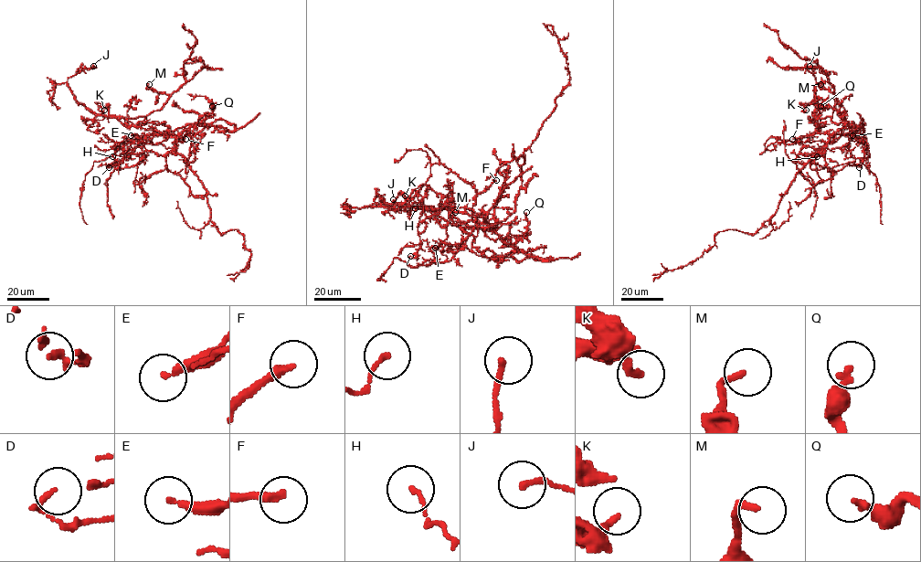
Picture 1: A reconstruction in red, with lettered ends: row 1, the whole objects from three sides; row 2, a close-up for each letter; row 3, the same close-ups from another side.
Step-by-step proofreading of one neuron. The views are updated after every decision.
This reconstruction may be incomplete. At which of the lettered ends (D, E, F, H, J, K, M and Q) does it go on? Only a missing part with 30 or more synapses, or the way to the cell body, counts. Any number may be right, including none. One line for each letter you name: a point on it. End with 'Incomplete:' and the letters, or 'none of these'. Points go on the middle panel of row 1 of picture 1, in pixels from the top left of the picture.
Incomplete: none of these

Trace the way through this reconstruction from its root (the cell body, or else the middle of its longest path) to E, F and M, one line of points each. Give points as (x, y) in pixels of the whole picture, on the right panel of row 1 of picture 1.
E: (820, 153), (824, 151), (822, 155), (819, 149), (833, 140), (852, 135)
F: (820, 153), (824, 152), (829, 133), (814, 133), (792, 139)
M: (820, 153), (824, 152), (830, 135), (816, 131), (817, 121), (831, 116), (835, 109), (835, 96), (820, 84)

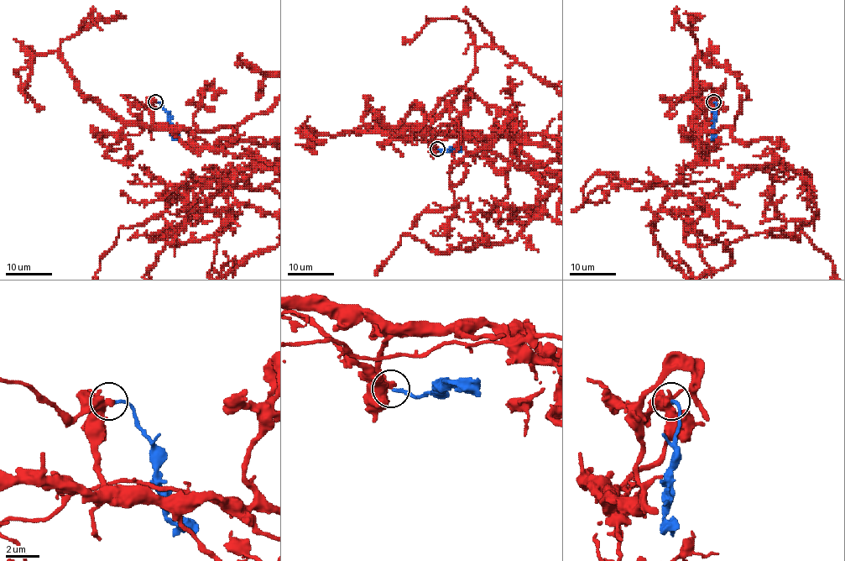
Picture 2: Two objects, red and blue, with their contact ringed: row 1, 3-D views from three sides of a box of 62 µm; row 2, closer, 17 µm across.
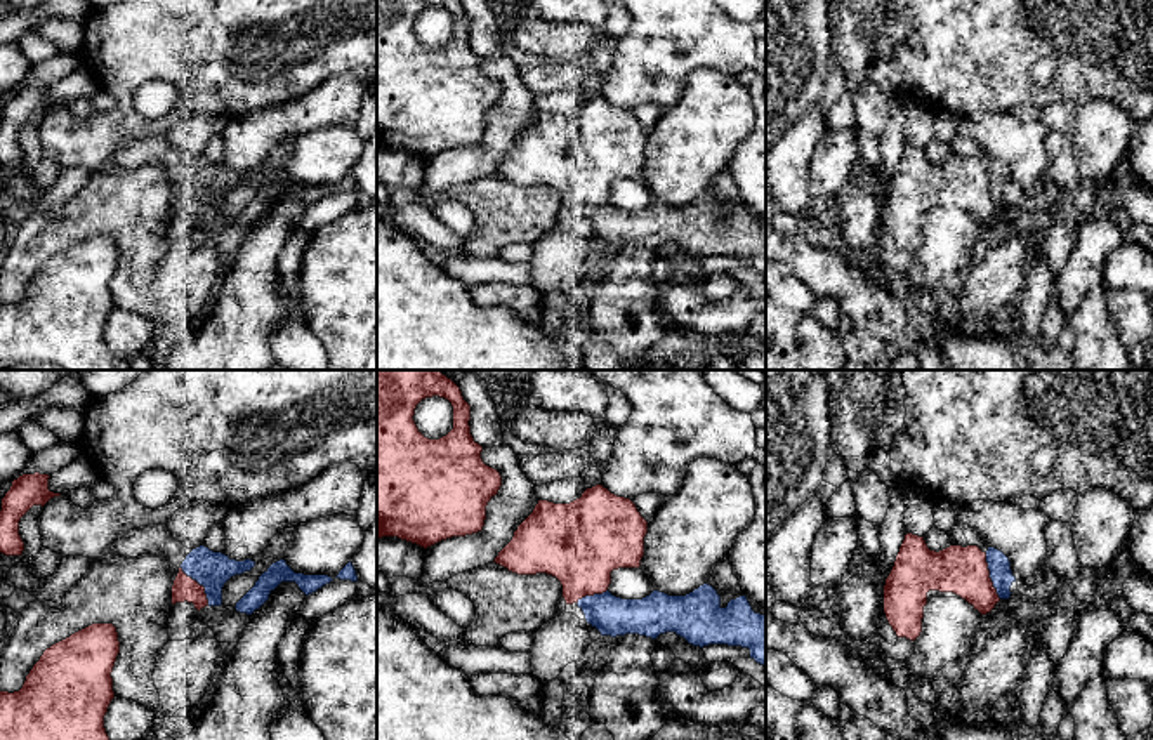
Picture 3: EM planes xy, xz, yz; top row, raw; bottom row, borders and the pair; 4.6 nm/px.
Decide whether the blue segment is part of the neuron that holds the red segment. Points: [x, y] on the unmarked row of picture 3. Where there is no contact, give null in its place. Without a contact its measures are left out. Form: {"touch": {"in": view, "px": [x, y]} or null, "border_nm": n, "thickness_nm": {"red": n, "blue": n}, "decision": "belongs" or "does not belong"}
{"touch": {"in": "yz", "px": [988, 186]}, "border_nm": 220, "thickness_nm": {"red": 220, "blue": 110}, "decision": "does not belong"}

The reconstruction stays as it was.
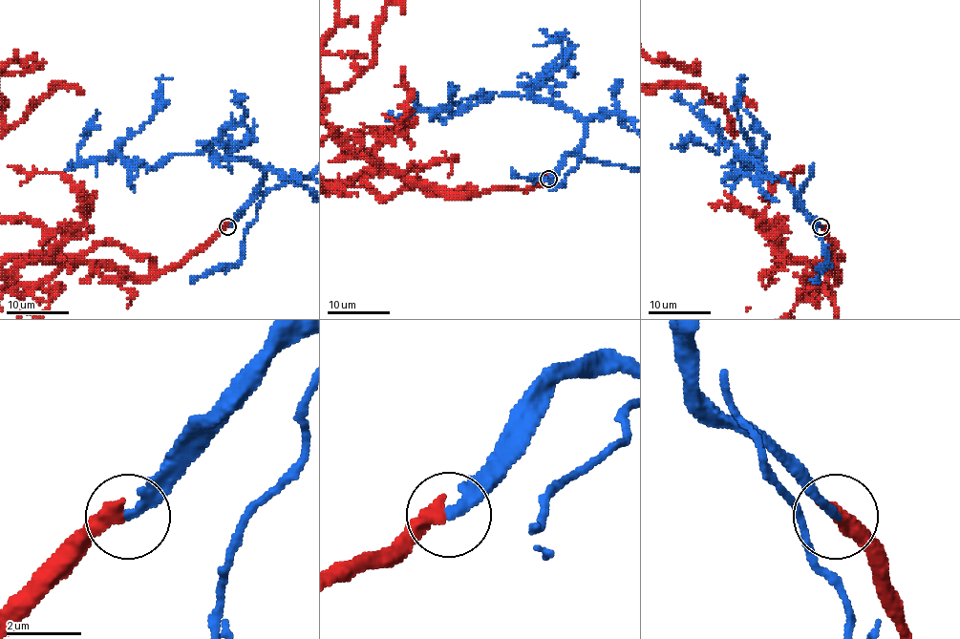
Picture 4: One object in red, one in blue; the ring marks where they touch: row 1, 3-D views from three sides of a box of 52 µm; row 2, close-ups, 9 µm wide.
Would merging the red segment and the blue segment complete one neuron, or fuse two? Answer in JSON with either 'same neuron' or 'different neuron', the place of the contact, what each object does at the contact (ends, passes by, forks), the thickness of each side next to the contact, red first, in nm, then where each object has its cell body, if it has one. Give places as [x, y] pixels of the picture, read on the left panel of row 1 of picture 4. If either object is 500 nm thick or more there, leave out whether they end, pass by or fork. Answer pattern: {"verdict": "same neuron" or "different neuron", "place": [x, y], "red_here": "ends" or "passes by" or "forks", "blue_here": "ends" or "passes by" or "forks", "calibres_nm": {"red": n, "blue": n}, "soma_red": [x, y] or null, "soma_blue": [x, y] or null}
{"verdict": "same neuron", "place": [227, 226], "red_here": "ends", "blue_here": "ends", "calibres_nm": {"red": 440, "blue": 280}, "soma_red": null, "soma_blue": null}

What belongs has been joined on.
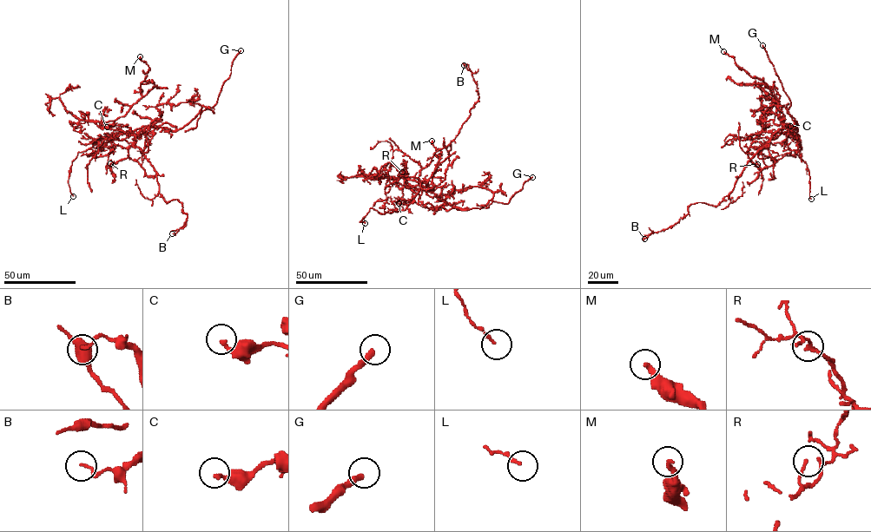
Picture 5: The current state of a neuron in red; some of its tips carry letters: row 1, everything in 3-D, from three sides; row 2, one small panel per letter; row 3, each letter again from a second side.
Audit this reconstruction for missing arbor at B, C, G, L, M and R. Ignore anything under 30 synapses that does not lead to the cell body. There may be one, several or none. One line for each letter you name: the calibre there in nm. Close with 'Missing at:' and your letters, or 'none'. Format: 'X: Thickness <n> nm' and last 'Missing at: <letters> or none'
G: Thickness 280 nm
Missing at: G

